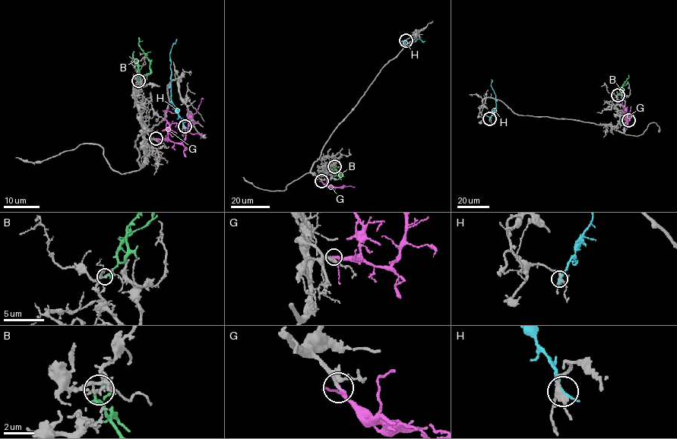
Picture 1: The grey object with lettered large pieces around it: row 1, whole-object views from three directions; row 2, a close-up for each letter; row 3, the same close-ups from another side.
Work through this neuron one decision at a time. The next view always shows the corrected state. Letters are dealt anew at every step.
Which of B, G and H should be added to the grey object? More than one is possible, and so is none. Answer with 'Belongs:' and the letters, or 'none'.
Belongs: G

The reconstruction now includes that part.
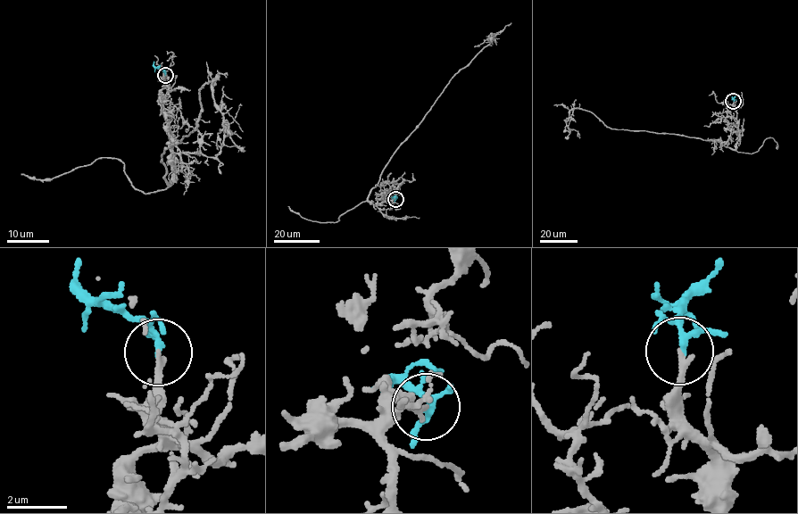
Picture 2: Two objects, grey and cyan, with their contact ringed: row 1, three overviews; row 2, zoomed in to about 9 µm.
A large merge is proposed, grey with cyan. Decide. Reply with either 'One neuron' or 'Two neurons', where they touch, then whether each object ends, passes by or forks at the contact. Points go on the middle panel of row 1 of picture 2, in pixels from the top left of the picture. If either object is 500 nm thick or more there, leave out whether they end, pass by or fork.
One neuron. Place: (395, 199). At the ring grey ends. At the ring cyan passes by

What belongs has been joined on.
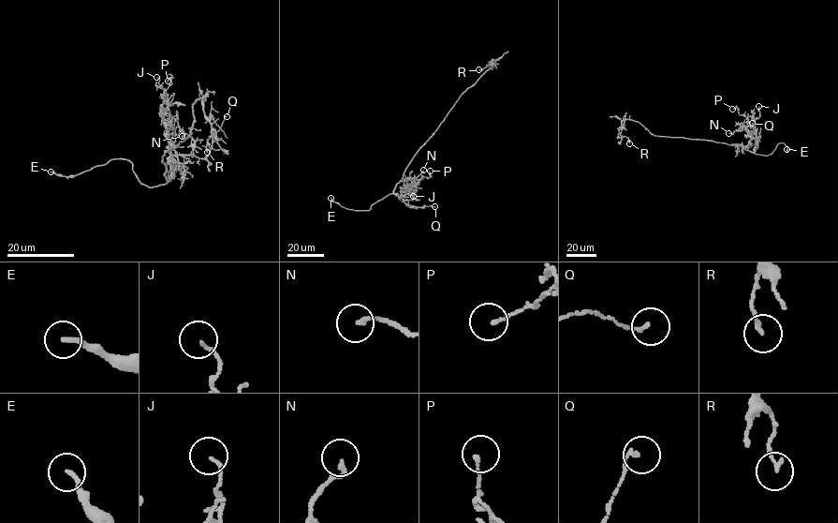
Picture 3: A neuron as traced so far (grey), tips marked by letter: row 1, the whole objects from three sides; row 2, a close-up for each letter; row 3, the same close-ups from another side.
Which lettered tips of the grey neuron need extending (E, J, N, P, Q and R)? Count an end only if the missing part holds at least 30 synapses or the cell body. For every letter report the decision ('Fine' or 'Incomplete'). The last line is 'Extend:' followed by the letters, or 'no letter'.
E: Incomplete
J: Fine
N: Fine
P: Fine
Q: Fine
R: Fine
Extend: E

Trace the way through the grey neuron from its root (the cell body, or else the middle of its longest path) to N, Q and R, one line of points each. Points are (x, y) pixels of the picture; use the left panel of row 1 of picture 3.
N: (167, 152), (162, 161), (169, 180), (171, 145), (166, 127), (169, 120), (173, 118), (178, 123), (182, 136)
Q: (167, 152), (162, 161), (169, 180), (172, 157), (206, 157), (213, 136), (227, 116)
R: (167, 152), (189, 137), (192, 107), (202, 97), (213, 136), (208, 140), (207, 152)

